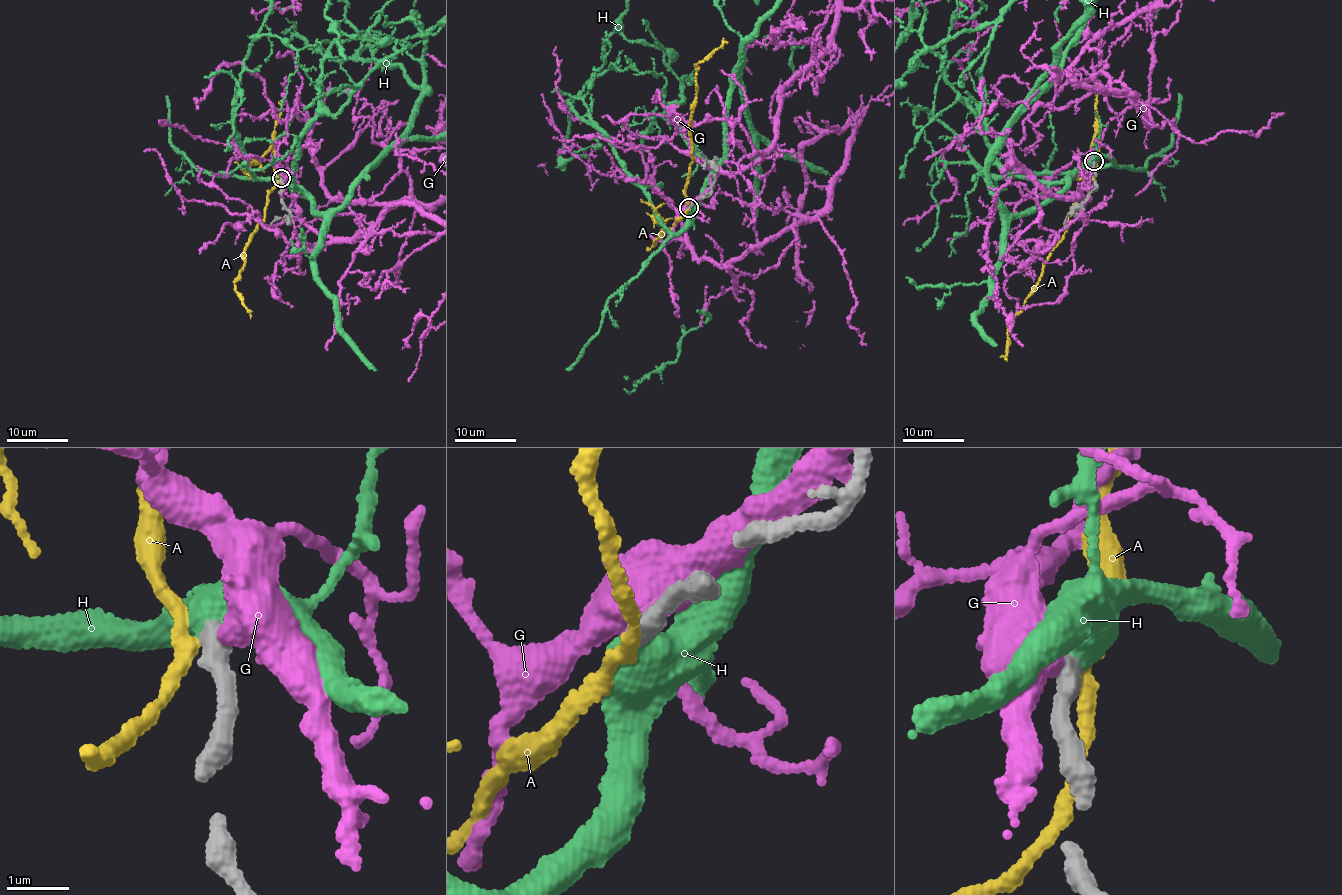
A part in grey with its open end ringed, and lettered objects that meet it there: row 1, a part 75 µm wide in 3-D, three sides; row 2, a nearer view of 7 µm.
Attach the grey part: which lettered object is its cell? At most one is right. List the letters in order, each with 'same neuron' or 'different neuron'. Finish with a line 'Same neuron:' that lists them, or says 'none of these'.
A: different neuron
G: different neuron
H: different neuron
Same neuron: none of these

